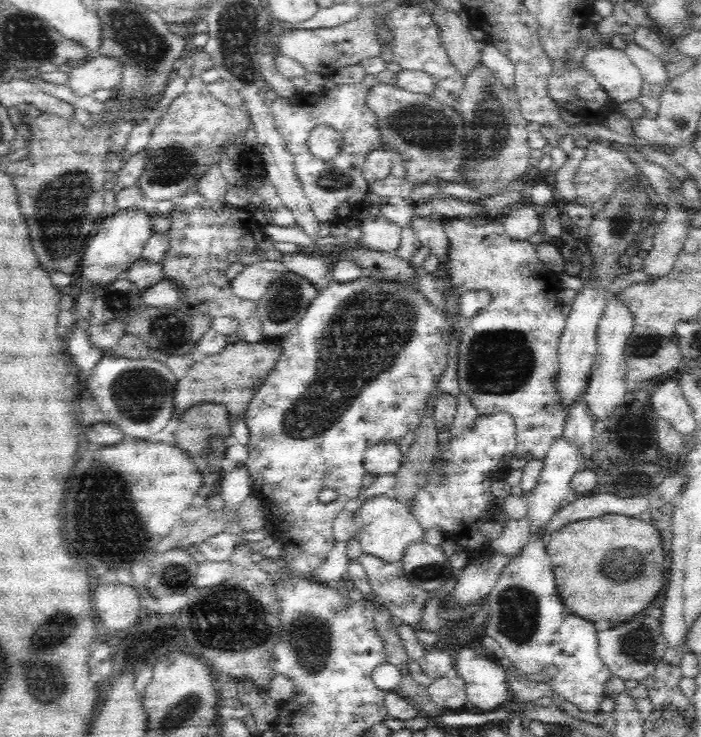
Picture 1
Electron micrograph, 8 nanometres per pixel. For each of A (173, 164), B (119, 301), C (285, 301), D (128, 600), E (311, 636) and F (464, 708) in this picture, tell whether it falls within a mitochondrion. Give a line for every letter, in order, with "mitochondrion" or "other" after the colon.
A: mitochondrion
B: mitochondrion
C: mitochondrion
D: other
E: mitochondrion
F: other

